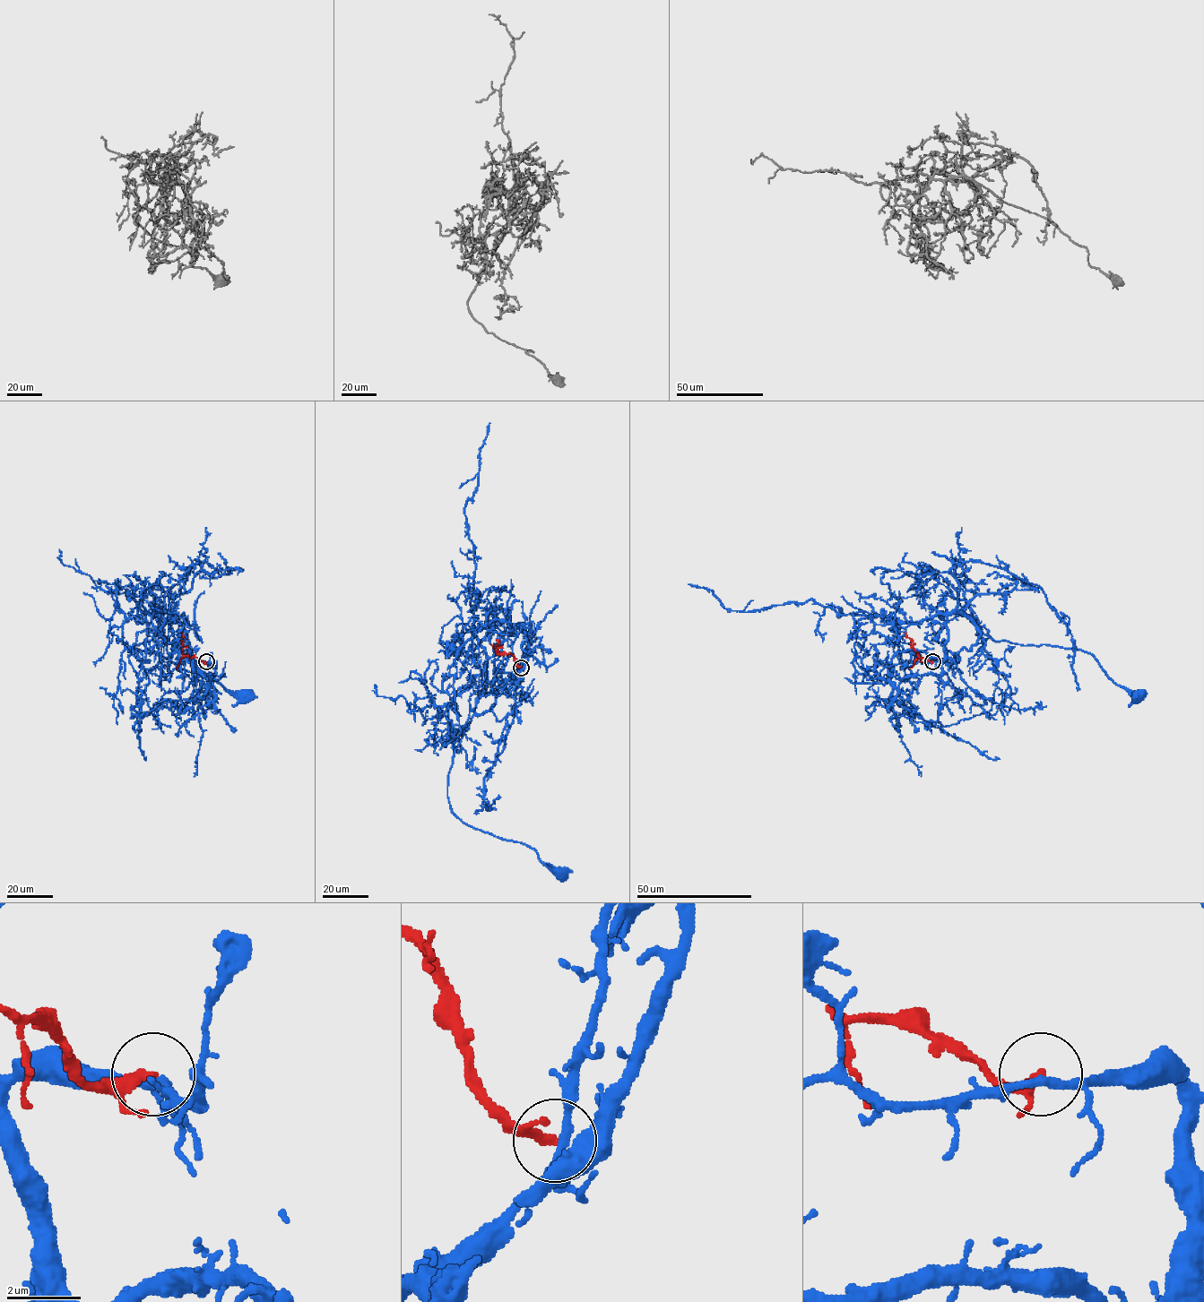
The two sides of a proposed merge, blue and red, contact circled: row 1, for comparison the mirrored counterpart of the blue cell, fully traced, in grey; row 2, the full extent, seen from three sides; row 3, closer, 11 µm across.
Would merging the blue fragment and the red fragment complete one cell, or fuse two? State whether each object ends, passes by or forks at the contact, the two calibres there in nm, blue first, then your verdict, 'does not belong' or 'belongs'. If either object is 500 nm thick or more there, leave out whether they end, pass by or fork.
blue passes by | red ends | 220/240 nm | does not belong

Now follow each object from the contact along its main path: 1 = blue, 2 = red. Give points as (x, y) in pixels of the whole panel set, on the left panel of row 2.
1: (206, 661), (192, 657), (187, 633), (166, 612), (149, 641), (133, 644), (244, 695)
2: (206, 661), (183, 655), (181, 633)

